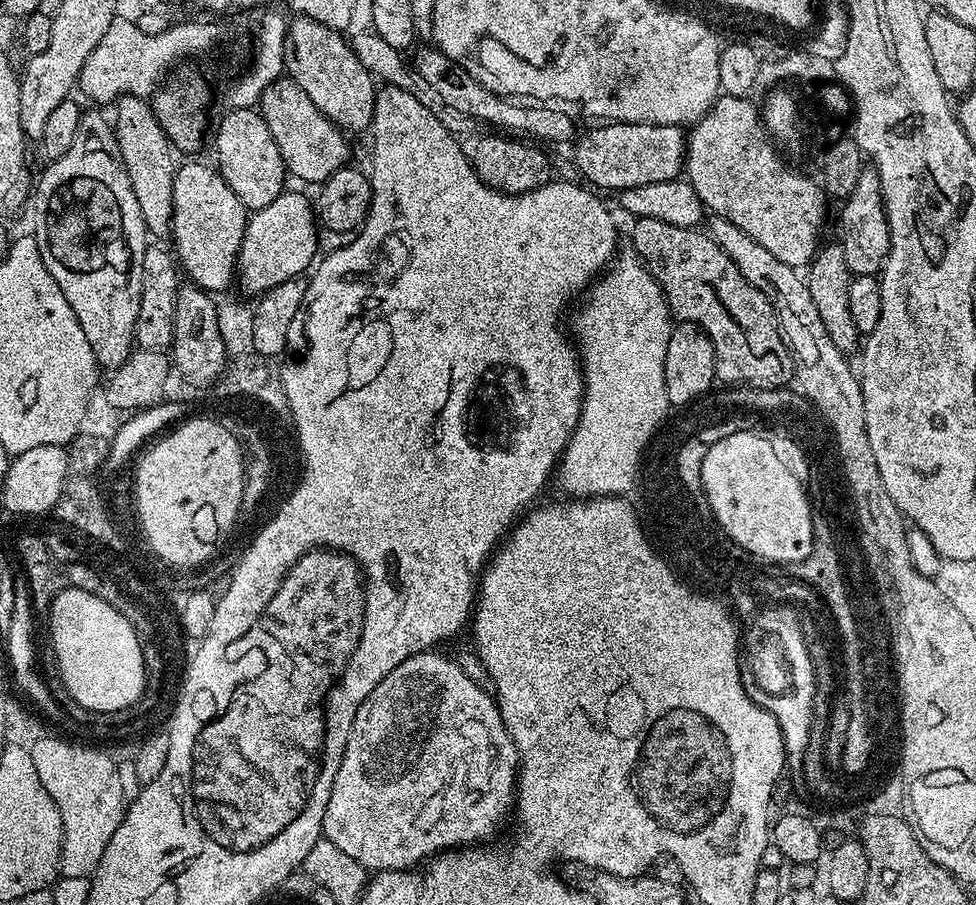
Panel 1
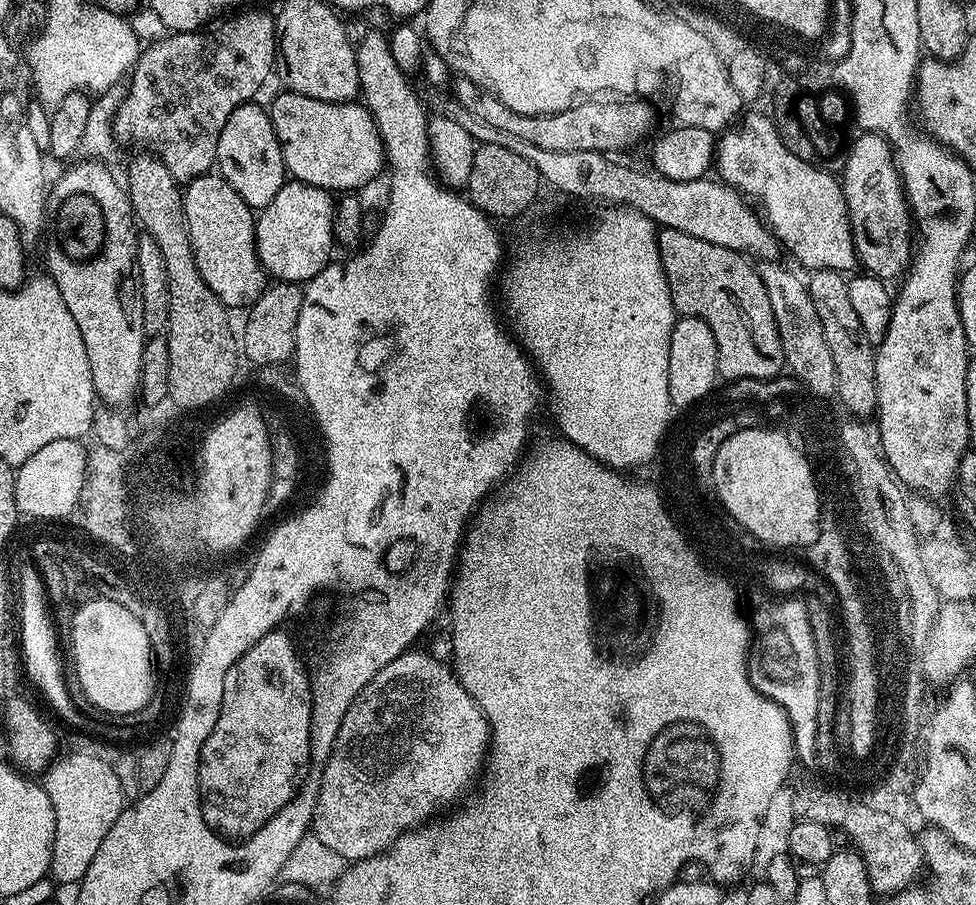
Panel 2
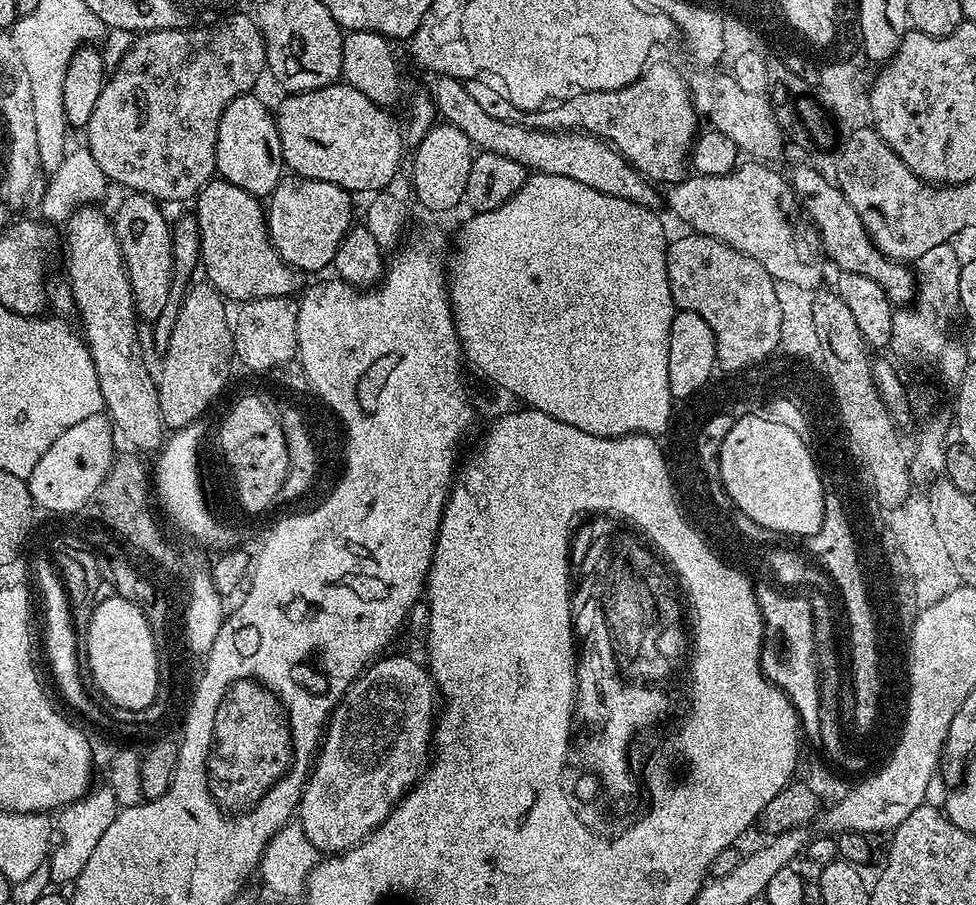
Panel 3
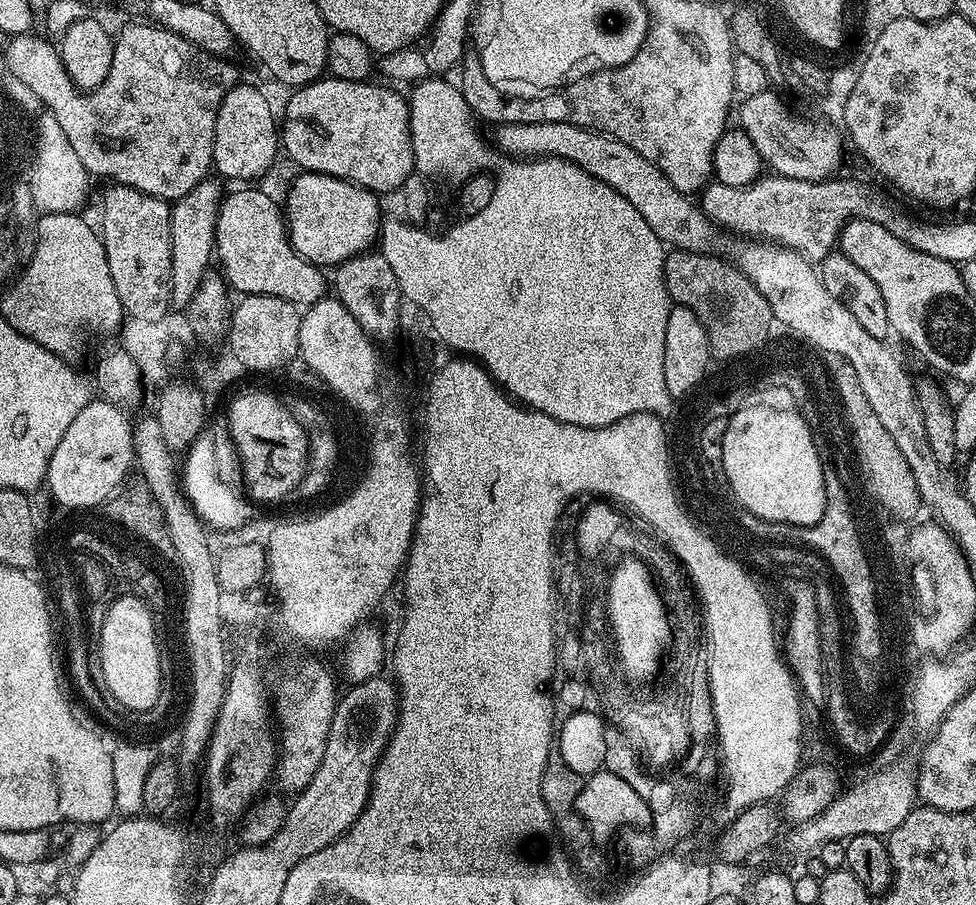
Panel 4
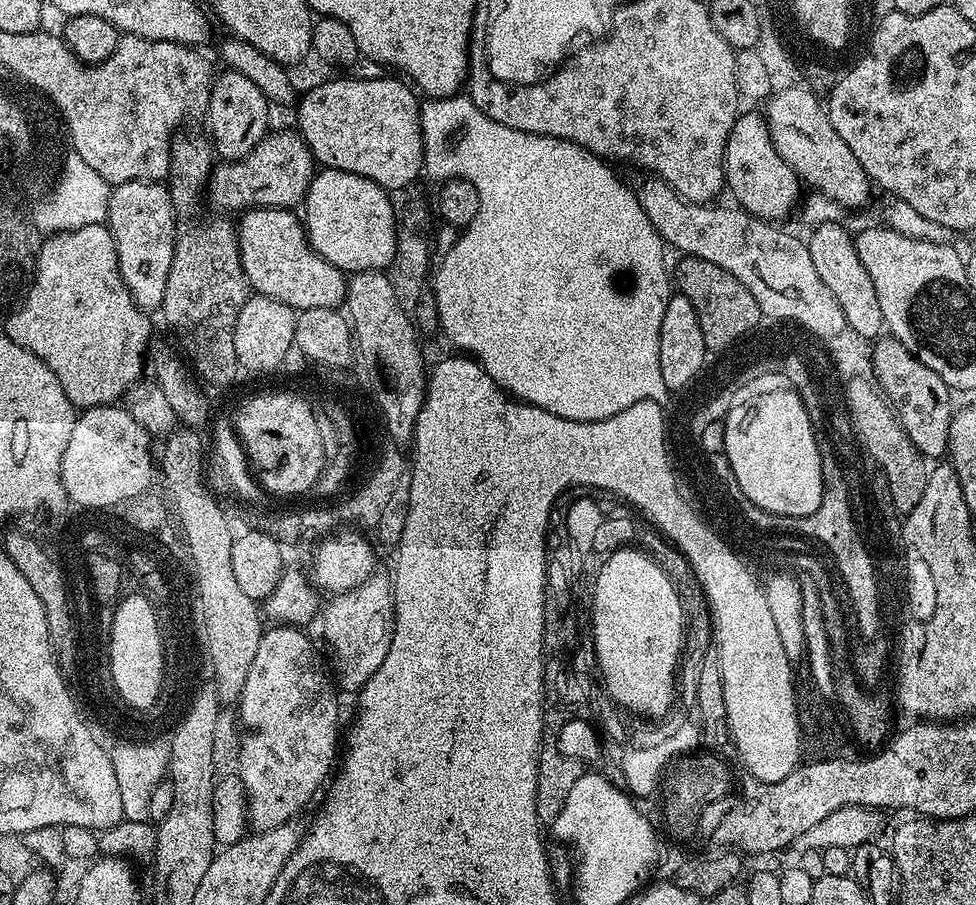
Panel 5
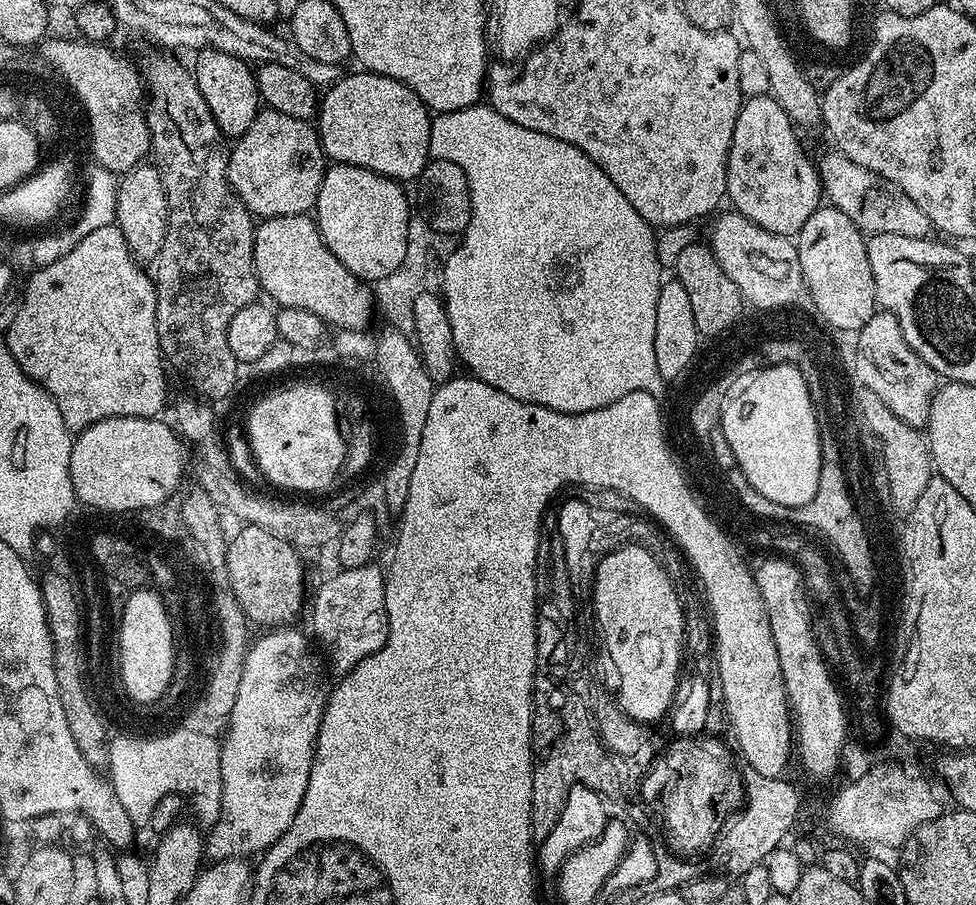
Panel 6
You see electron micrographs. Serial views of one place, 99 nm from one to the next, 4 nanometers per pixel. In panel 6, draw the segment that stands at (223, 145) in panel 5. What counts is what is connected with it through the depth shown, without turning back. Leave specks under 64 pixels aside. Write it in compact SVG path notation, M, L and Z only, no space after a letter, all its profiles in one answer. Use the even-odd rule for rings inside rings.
M205 48L199 53L194 64L194 75L198 82L198 90L202 90L202 98L206 98L206 106L210 106L210 114L214 114L214 125L226 138L235 138L250 130L250 122L254 122L256 113L262 107L260 91L256 85L256 73L250 64L218 49Z

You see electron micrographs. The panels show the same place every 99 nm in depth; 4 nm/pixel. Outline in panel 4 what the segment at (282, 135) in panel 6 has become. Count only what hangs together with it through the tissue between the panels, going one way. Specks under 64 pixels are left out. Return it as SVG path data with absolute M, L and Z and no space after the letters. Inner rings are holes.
M209 178L198 182L190 194L182 194L182 198L171 201L170 207L170 278L172 279L172 308L187 309L188 303L196 292L196 287L209 273L208 263L214 260L216 242L216 219L222 199L221 181Z

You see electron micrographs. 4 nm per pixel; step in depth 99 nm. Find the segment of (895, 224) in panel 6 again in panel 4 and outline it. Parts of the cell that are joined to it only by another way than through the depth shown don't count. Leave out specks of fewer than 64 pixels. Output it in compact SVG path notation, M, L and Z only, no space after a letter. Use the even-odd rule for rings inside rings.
M769 90L763 92L762 94L754 94L753 96L743 97L738 104L738 112L740 108L740 120L738 120L738 126L740 129L742 129L742 131L744 131L745 134L747 134L747 136L750 138L750 142L754 142L754 150L758 150L761 161L763 161L767 167L769 164L769 166L772 167L769 169L771 169L775 175L785 176L786 178L798 178L799 180L826 180L829 179L829 177L831 177L833 174L839 173L836 171L839 170L840 159L842 159L844 156L845 141L842 139L842 136L842 141L840 141L840 136L838 133L836 133L837 129L823 118L817 118L817 120L807 120L807 118L804 116L795 116L795 114L792 113L791 110L788 109L787 106L775 96L774 92L775 91Z

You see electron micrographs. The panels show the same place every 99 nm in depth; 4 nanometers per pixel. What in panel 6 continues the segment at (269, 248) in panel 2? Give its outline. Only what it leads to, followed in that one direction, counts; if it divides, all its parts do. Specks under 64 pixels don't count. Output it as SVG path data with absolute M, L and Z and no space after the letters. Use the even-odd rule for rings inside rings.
M333 163L322 178L314 219L326 246L358 279L375 282L393 273L406 255L408 196L397 181L362 166Z

